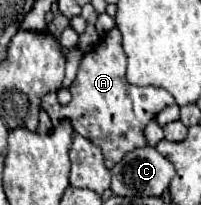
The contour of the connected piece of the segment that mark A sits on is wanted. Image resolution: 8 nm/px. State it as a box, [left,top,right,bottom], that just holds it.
[42,27,174,169]

